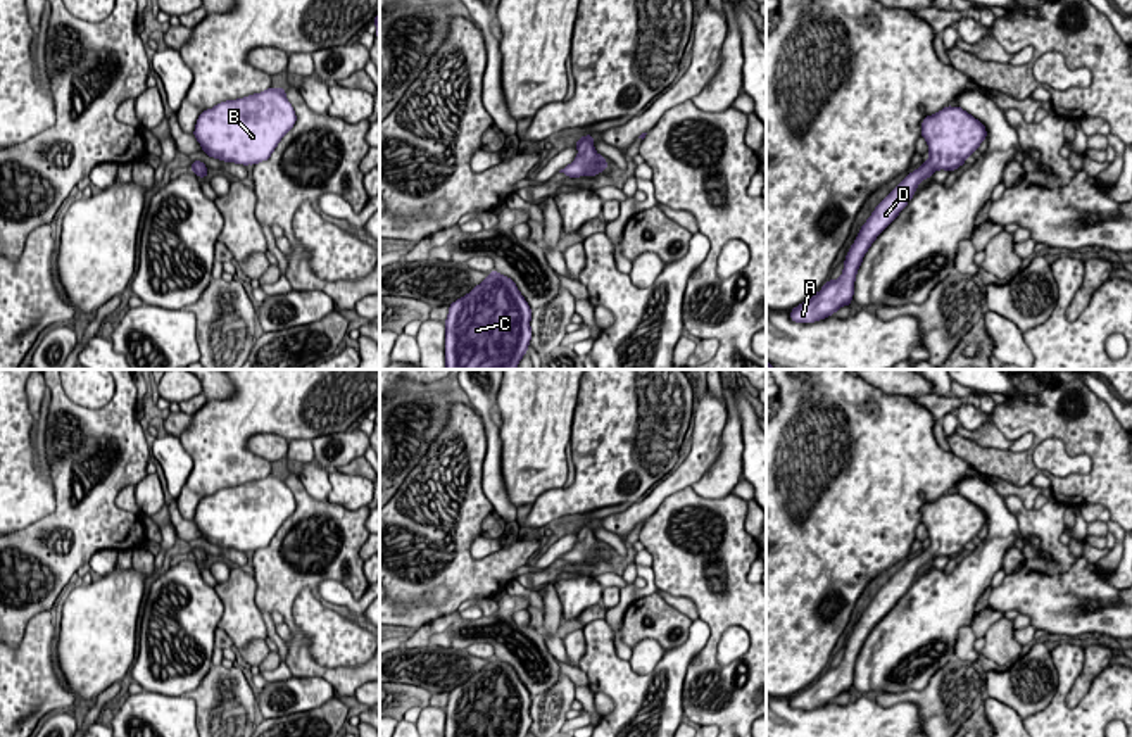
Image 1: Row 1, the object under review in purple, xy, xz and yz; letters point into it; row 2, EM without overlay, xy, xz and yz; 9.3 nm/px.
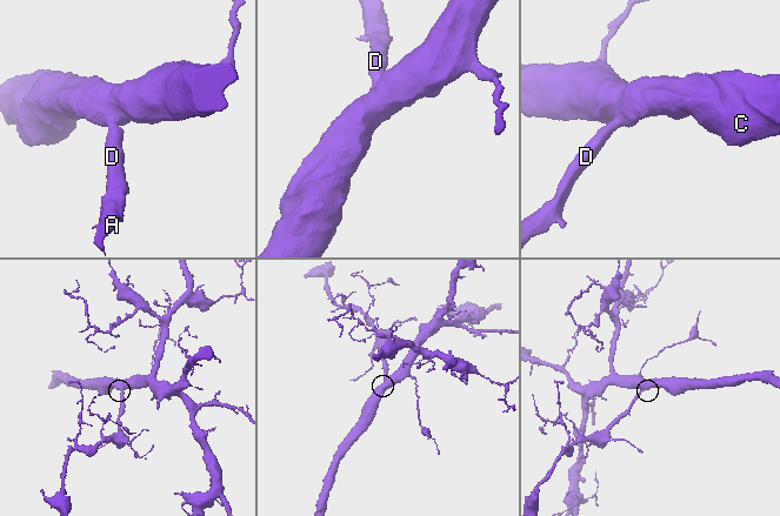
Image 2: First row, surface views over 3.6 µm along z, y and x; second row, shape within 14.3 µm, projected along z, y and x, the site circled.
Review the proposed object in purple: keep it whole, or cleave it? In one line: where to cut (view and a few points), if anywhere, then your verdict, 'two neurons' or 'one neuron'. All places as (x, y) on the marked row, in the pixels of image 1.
no cut; one neuron

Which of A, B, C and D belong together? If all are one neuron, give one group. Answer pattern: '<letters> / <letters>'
A B C D

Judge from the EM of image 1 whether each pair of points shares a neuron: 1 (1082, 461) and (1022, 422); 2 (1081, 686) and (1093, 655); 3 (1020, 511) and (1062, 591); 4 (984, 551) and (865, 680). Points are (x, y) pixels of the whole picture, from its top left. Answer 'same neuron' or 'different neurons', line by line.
1: different neurons
2: same neuron
3: same neuron
4: same neuron

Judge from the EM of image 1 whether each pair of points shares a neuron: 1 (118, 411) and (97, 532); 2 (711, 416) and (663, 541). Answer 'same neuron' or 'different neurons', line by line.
1: same neuron
2: different neurons

